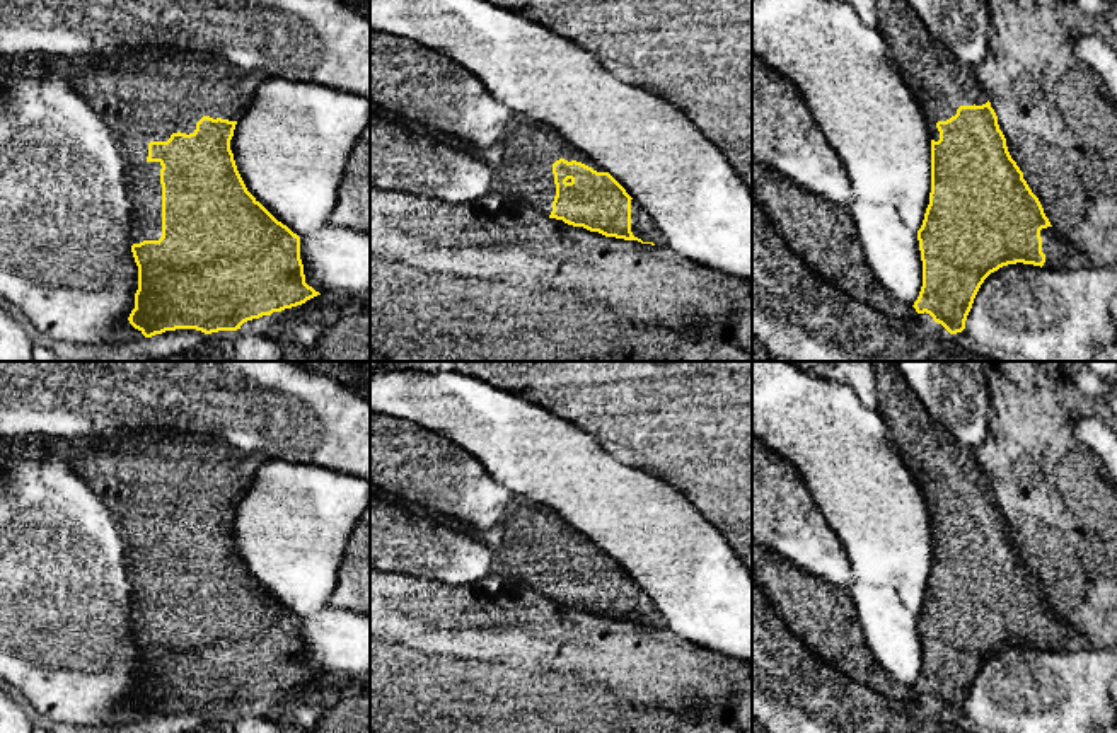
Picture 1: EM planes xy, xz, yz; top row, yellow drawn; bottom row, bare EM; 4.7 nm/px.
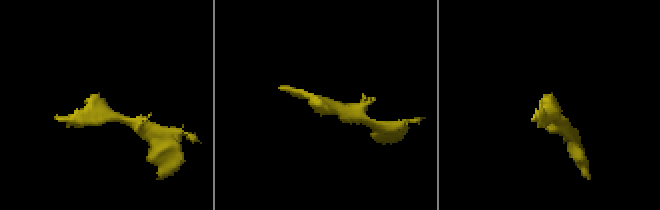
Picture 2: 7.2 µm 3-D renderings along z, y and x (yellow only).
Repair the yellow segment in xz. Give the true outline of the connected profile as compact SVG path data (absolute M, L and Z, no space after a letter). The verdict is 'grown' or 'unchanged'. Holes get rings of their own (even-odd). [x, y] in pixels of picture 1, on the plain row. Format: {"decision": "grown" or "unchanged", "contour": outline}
{"decision": "grown", "contour": "M515 496L505 517L488 532L484 542L493 551L491 573L515 585L532 588L549 600L583 609L605 619L638 622L662 627L663 617L651 598L626 574L626 571L604 554L588 537L576 532L554 510Z"}

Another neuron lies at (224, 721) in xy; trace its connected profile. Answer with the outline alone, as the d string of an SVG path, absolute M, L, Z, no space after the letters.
M218 713L208 716L206 723L189 733L283 733L271 718L242 716L237 713Z

